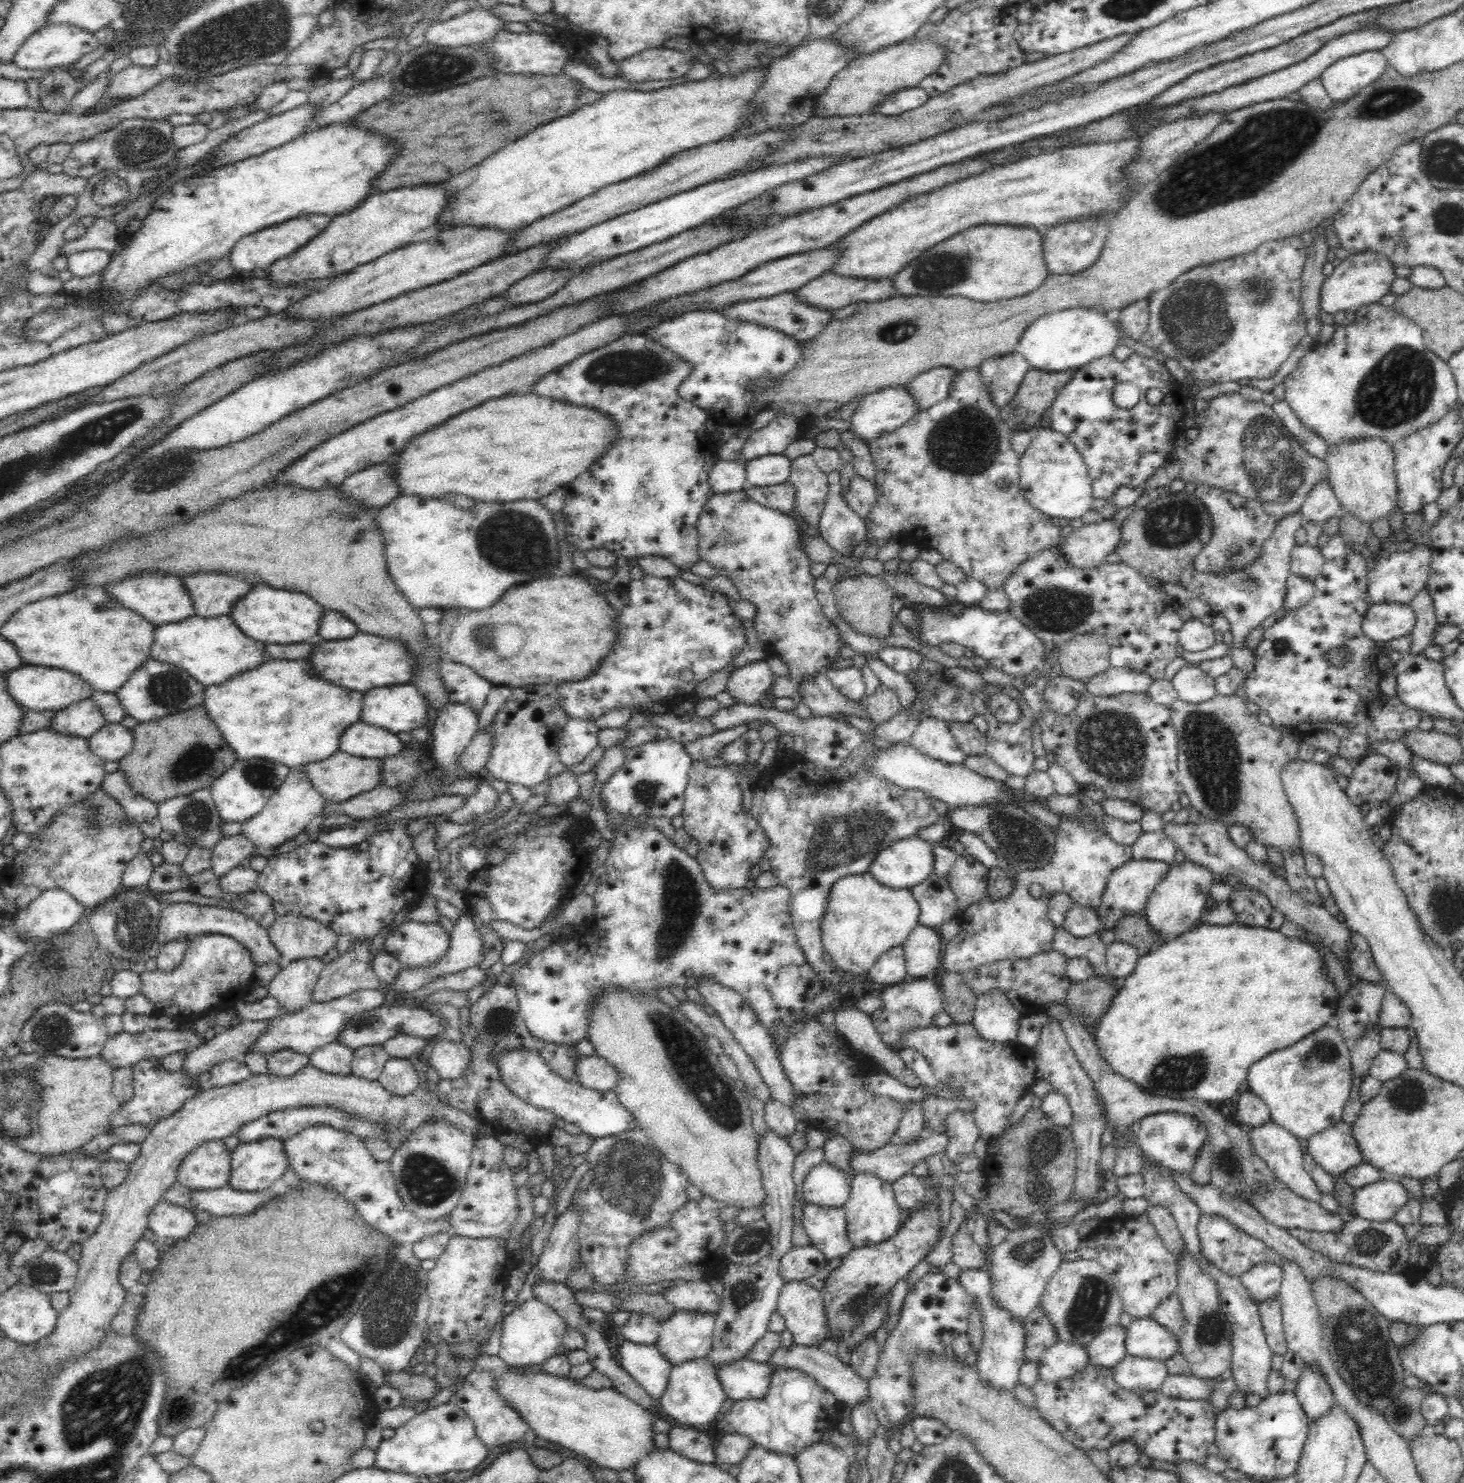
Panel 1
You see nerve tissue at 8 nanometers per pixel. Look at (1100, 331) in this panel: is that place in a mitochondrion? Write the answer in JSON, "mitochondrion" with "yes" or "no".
{"mitochondrion":"no"}

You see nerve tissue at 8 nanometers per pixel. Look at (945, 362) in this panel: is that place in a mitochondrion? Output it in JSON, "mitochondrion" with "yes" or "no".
{"mitochondrion":"no"}

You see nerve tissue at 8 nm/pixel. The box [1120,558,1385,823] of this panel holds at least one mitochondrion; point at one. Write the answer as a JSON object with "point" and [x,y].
{"point":[1212,754]}

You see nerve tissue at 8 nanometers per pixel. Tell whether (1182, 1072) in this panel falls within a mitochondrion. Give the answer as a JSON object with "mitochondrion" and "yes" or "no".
{"mitochondrion":"yes"}

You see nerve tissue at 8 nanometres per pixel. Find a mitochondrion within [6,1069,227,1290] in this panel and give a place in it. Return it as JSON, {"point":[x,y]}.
{"point":[44,1273]}

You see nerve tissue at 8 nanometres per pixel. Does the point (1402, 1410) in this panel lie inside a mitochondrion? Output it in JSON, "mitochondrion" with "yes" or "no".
{"mitochondrion":"yes"}

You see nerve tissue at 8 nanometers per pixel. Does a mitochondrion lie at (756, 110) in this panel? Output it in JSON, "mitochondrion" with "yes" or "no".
{"mitochondrion":"no"}

